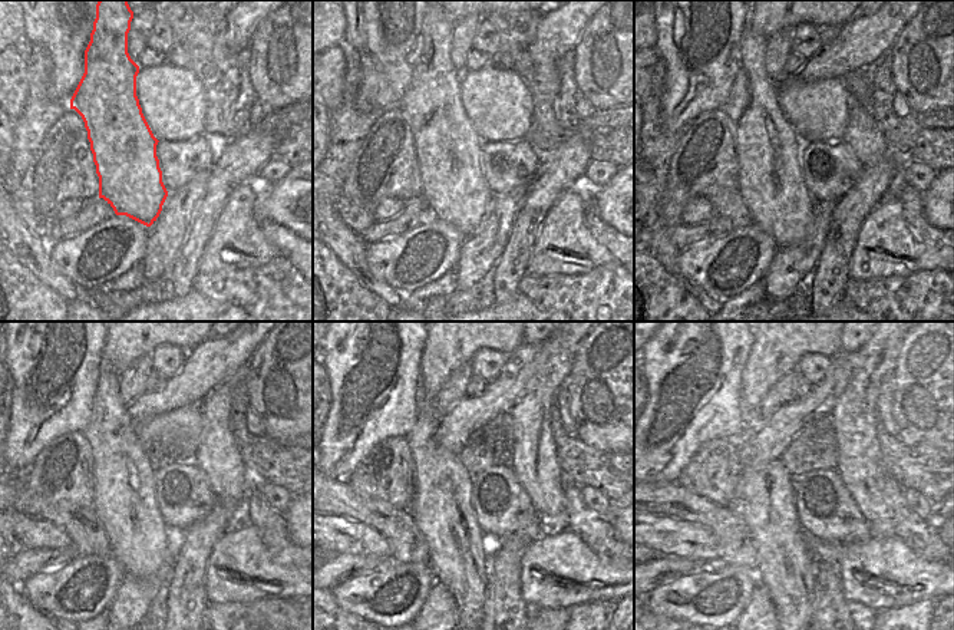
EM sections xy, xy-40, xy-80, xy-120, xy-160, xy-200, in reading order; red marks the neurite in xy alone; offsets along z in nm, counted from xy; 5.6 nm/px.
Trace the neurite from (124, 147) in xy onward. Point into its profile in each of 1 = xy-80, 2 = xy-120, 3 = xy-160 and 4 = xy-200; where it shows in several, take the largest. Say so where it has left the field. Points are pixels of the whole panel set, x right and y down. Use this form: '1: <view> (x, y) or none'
1: xy-80 (771, 184)
2: xy-120 (124, 498)
3: xy-160 (459, 553)
4: xy-200 (763, 498)

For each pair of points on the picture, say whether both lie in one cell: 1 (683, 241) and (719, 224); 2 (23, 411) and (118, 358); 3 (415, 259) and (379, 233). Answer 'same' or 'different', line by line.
1: same
2: different
3: different

